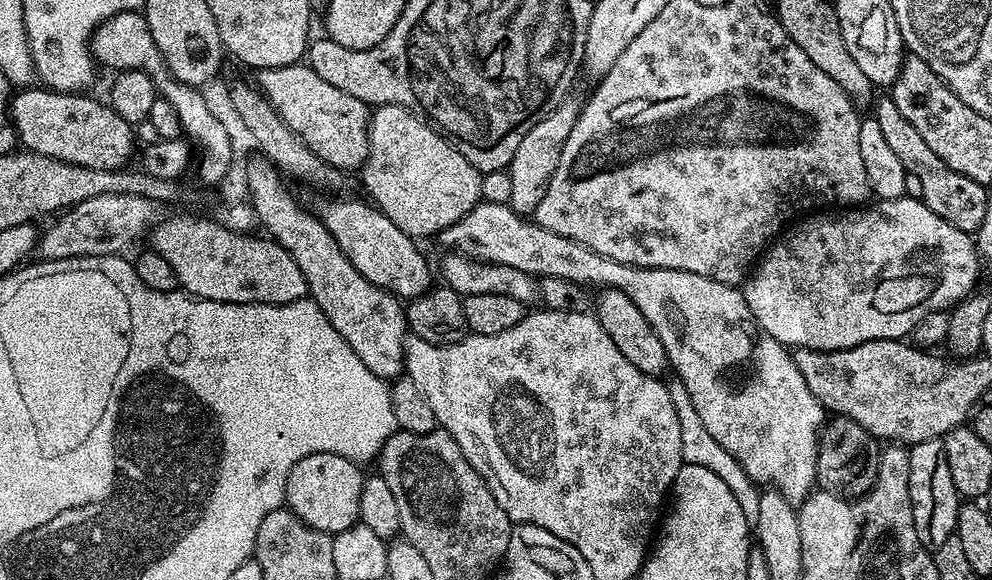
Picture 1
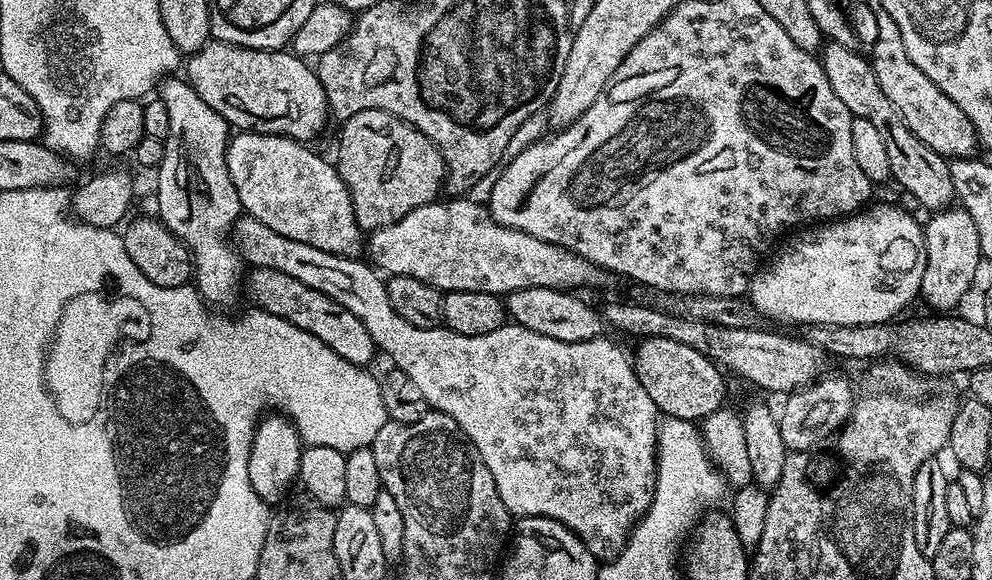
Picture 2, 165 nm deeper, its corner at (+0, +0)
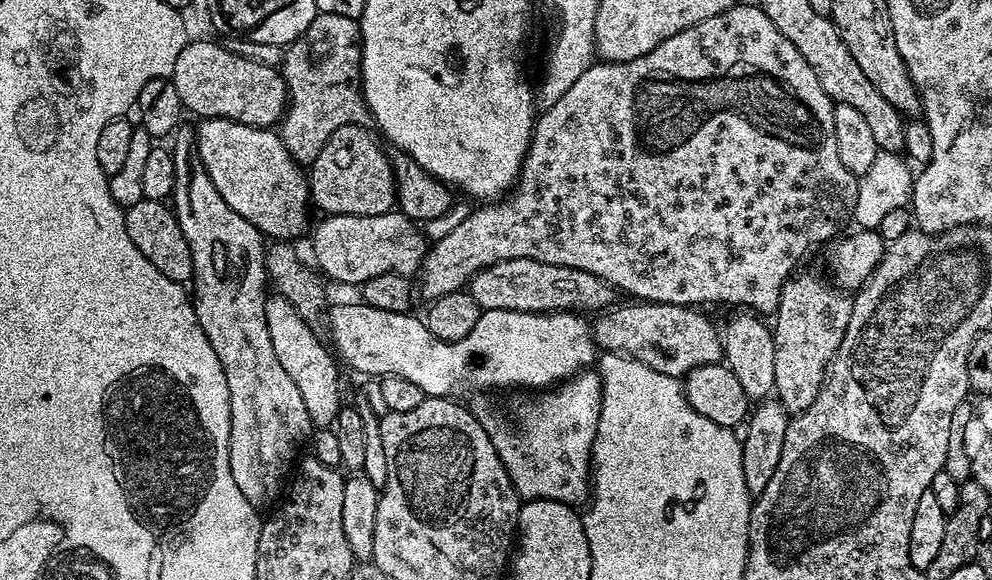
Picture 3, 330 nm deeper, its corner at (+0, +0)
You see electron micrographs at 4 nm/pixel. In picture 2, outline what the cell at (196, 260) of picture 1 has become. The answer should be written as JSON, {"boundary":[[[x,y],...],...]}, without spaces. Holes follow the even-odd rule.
{"boundary":[[[252,268],[246,276],[246,296],[253,300],[257,309],[274,314],[318,338],[318,342],[326,342],[330,350],[346,362],[361,366],[371,365],[372,355],[377,355],[378,349],[370,340],[370,330],[362,326],[355,314],[350,314],[346,306],[334,302],[324,292],[314,290],[298,282],[298,278],[290,278],[290,274],[282,274],[282,270],[269,268]]]}

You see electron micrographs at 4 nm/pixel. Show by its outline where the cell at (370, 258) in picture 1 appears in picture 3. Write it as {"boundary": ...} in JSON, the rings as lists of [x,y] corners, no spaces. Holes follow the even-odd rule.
{"boundary":[[[204,118],[199,123],[196,128],[196,152],[204,163],[206,174],[210,174],[210,182],[214,182],[214,186],[218,186],[218,194],[226,198],[226,206],[230,206],[230,210],[238,210],[246,222],[250,222],[265,237],[273,236],[271,239],[276,242],[291,241],[291,236],[303,234],[304,227],[306,232],[310,209],[308,178],[305,169],[286,150],[279,135],[267,128],[246,126],[233,120]]]}

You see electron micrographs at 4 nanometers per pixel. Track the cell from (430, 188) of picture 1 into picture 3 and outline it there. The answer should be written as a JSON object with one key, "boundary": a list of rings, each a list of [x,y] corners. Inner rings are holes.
{"boundary":[[[351,124],[338,126],[322,146],[318,158],[307,173],[308,190],[313,205],[330,216],[373,216],[393,211],[396,204],[396,172],[380,149],[381,141],[368,133],[367,127]]]}

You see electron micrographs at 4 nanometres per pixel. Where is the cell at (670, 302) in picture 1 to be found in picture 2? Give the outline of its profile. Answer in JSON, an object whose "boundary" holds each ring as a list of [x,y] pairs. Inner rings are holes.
{"boundary":[[[448,198],[445,204],[433,202],[410,210],[406,218],[398,218],[385,228],[377,228],[367,237],[366,252],[371,263],[381,273],[388,276],[409,276],[418,278],[430,286],[440,289],[441,293],[454,290],[478,290],[495,296],[514,290],[526,290],[534,286],[543,288],[562,288],[565,290],[584,290],[587,284],[600,284],[606,278],[606,272],[597,264],[592,264],[576,252],[566,250],[557,244],[542,242],[534,234],[502,226],[493,218],[483,203],[476,203],[469,198]]]}

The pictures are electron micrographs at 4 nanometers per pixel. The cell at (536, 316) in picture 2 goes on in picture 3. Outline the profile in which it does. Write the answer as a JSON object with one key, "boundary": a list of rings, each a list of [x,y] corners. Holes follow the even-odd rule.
{"boundary":[[[624,302],[613,307],[607,314],[595,317],[592,324],[592,339],[596,342],[597,349],[604,352],[617,352],[619,356],[629,356],[642,366],[650,366],[650,370],[658,370],[658,374],[683,378],[690,370],[698,366],[721,363],[724,355],[724,346],[721,333],[715,328],[701,309],[687,304],[653,304],[651,302]]]}

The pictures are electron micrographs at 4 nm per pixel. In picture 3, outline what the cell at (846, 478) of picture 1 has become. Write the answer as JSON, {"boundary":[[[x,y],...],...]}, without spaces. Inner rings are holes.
{"boundary":[[[803,270],[789,276],[782,286],[782,298],[774,314],[776,324],[771,325],[774,338],[774,396],[782,402],[789,414],[805,412],[814,402],[814,398],[818,398],[824,388],[828,369],[832,366],[832,356],[846,334],[846,326],[850,326],[853,297],[845,289],[825,280]]]}

